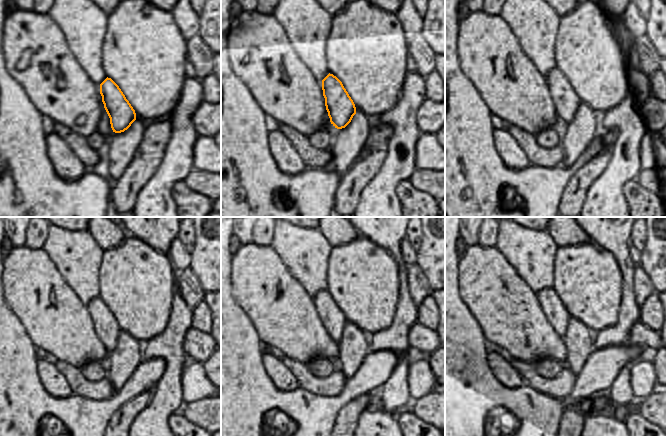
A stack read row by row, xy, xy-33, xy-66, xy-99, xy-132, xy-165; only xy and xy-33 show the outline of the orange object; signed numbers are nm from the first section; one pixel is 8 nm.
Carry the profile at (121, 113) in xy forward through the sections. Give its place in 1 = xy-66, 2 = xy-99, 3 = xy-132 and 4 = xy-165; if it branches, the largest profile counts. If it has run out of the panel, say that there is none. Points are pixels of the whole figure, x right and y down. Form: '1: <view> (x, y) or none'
1: xy-66 (566, 102)
2: xy-99 (107, 314)
3: xy-132 (334, 320)
4: xy-165 (557, 314)

